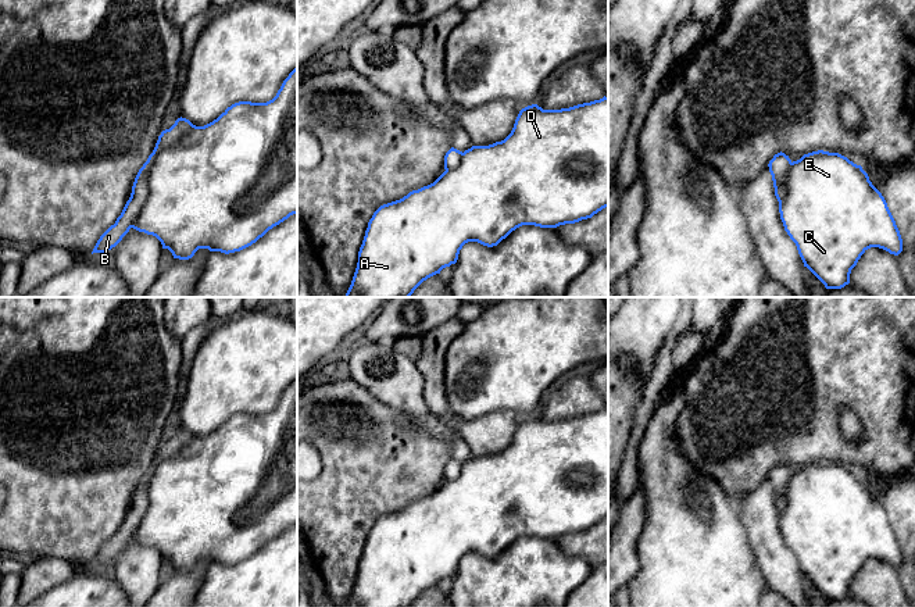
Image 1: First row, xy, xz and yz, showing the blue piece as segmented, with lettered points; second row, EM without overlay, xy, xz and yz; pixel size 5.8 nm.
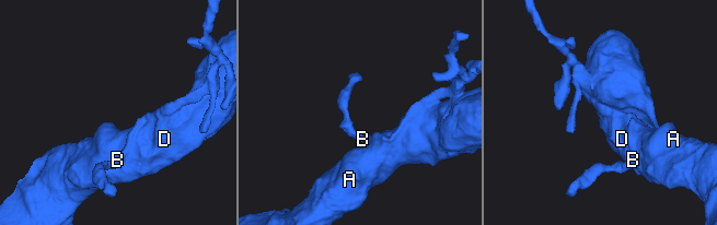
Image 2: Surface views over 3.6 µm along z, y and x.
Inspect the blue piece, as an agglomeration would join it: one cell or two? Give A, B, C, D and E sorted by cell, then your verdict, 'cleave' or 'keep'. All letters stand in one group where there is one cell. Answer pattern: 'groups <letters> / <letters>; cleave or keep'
groups A C D E / B; cleave

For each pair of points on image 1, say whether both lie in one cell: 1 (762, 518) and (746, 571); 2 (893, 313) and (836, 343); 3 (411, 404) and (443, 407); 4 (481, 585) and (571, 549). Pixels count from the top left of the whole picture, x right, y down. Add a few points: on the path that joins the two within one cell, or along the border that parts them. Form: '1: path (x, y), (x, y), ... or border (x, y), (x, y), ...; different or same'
1: border (739, 521), (744, 529), (754, 561), (767, 581); different
2: path (879, 313), (867, 313), (850, 329); same
3: border (421, 374), (426, 409), (450, 428); different
4: border (553, 539), (567, 556), (583, 557), (592, 566); different

